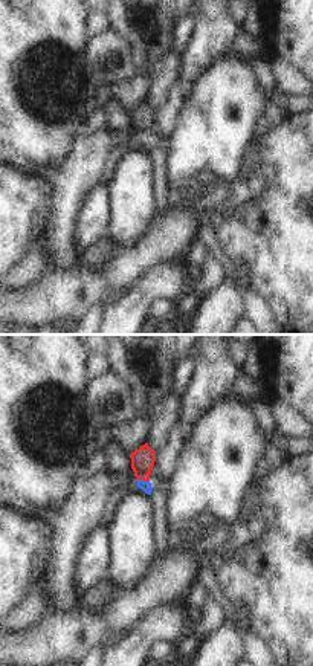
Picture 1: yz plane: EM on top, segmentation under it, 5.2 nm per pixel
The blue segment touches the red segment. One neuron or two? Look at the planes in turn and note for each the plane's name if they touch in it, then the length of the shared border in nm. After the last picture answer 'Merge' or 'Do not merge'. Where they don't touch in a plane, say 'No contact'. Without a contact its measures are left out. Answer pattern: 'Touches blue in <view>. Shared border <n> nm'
Touches blue in yz. Shared border 70 nm

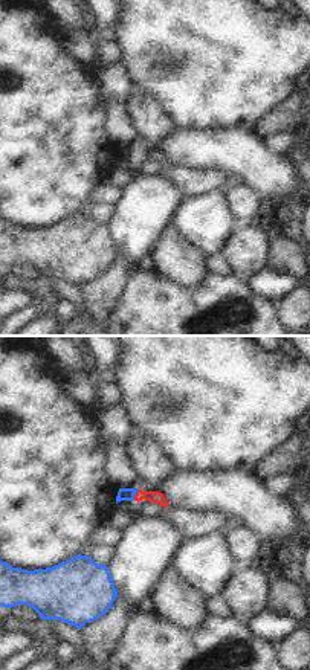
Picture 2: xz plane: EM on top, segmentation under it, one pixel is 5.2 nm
Touches blue in xz. Shared border 70 nm

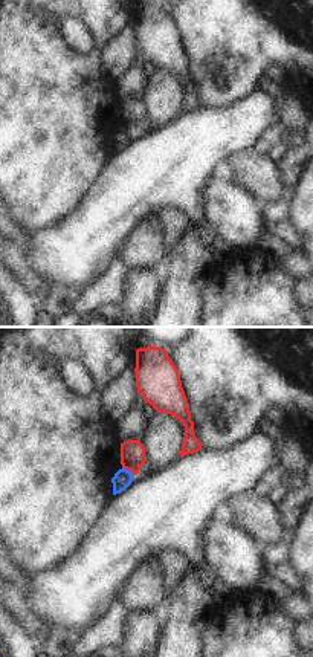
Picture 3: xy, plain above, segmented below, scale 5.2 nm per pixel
Touches blue in xy. Shared border 80 nm

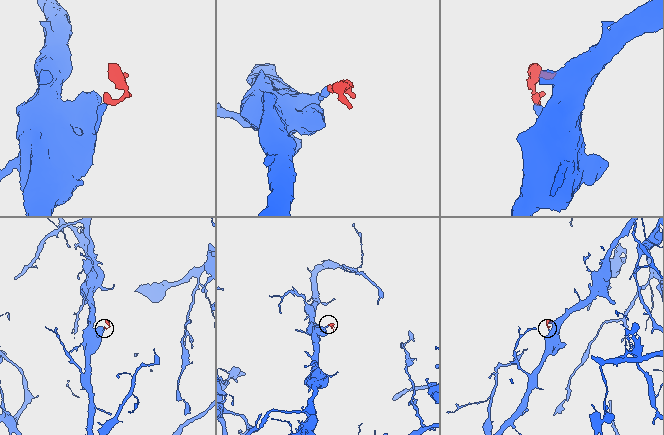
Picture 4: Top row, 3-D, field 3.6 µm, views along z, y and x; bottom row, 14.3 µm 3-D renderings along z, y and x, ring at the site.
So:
Do not merge

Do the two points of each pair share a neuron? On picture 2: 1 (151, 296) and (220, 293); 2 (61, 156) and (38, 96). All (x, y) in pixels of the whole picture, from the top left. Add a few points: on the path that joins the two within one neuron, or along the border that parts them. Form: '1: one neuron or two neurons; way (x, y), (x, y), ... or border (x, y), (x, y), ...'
1: one neuron; way (168, 298), (203, 298)
2: one neuron; way (46, 141), (38, 133), (38, 112)

